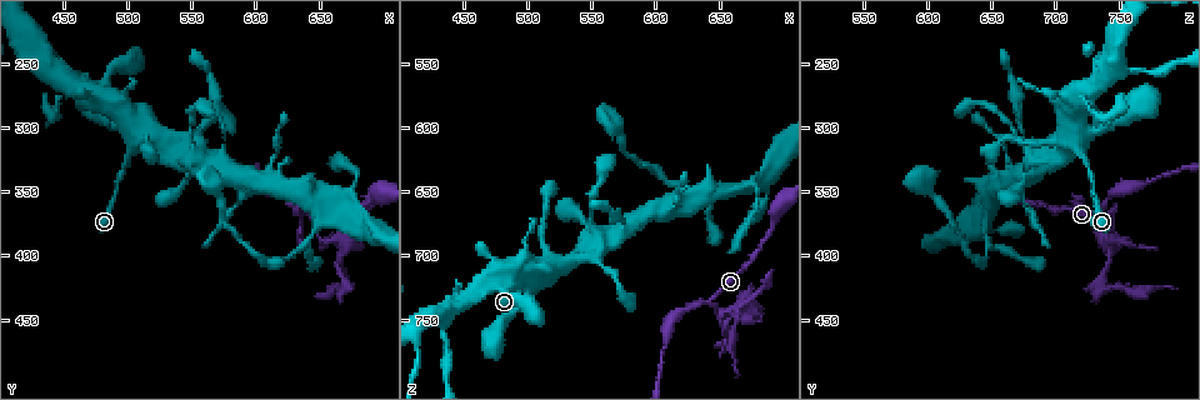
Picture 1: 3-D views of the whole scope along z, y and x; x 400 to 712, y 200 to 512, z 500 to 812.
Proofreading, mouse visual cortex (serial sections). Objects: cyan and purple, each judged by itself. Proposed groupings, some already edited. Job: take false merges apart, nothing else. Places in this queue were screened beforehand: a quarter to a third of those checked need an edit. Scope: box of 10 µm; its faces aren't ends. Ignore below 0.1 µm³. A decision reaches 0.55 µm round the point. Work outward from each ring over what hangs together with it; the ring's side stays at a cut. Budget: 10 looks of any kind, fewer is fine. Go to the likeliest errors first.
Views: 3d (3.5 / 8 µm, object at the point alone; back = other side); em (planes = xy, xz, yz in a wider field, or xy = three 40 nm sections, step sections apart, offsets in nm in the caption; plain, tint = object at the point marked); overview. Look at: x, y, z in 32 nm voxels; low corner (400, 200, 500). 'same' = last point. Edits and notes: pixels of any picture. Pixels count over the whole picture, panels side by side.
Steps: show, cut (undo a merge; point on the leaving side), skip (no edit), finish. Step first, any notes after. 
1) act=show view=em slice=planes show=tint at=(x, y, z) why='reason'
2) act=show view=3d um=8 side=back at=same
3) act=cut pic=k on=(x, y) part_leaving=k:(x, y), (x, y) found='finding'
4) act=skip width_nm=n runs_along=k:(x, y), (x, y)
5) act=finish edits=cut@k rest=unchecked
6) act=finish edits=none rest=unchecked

act=show view=3d um=3.5 at=(622, 352, 742) why='sharp bend'

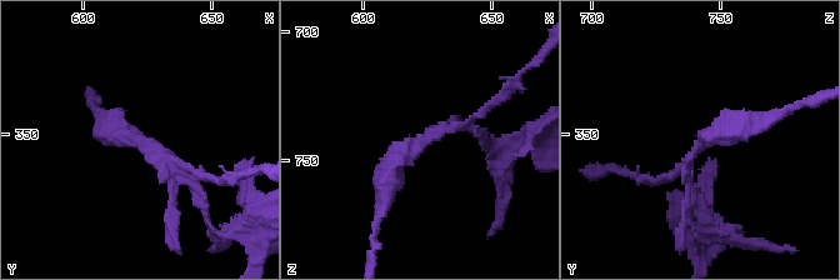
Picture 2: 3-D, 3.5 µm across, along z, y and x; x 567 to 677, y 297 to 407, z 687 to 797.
act=show view=em slice=xy step=5 show=tint at=(622, 352, 744) arm_widths_nm=150,300

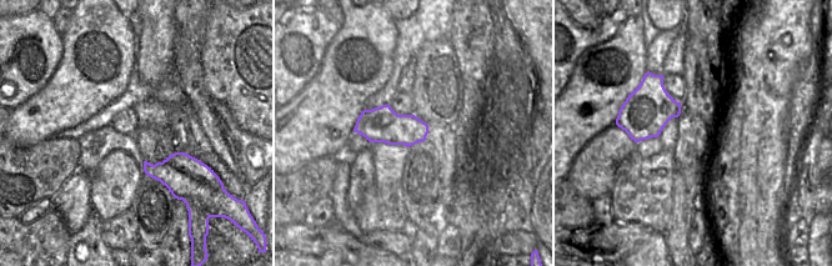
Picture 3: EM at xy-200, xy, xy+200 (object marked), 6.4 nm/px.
act=cut pic=2 on=(685, 210) part_leaving=2:(686, 175), (705, 244) found='two cells meet here'

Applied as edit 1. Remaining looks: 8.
act=show view=overview

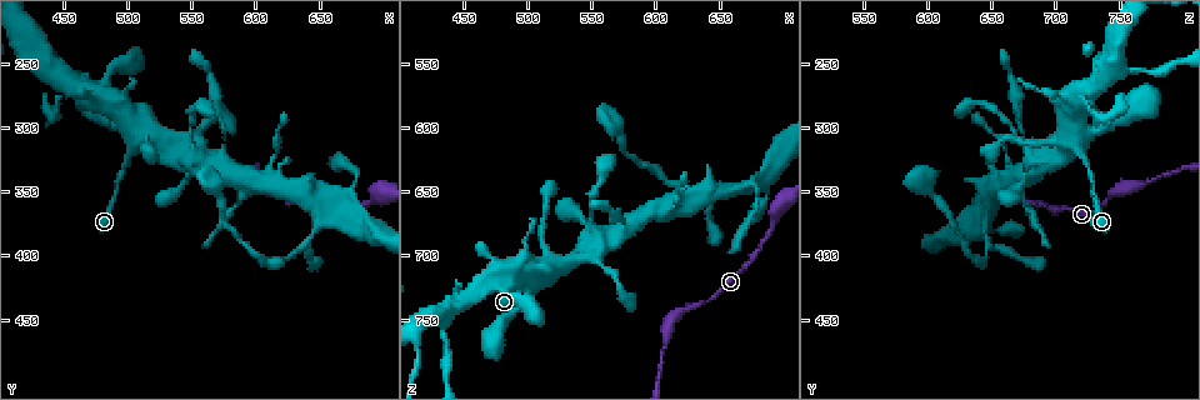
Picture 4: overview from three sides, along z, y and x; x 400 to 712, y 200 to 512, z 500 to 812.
act=show view=3d um=3.5 side=back at=(504, 308, 718) why='abrupt turn'

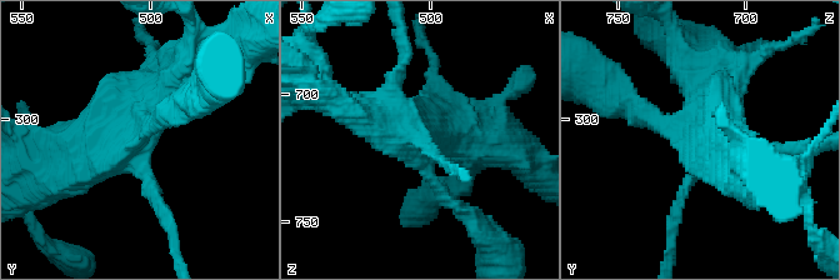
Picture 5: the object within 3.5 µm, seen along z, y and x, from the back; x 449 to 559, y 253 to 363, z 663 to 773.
act=show view=em slice=xy step=2 show=tint at=(505, 306, 717) why='need the tissue'

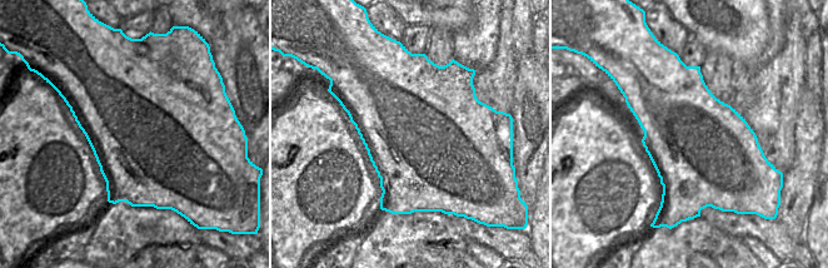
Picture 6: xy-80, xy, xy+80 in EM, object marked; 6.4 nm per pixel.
act=skip runs_along=5:(438, 159), (411, 134), (319, 91) found='continuous, no second cell'

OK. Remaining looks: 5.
act=show view=3d um=8 at=(632, 396, 646) why='narrows sharply'

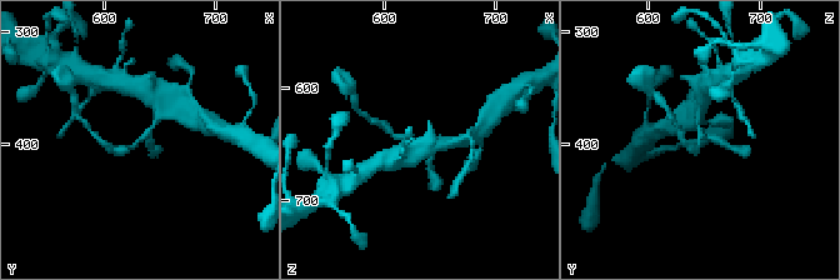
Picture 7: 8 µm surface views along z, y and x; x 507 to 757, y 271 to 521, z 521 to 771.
act=show view=em slice=xy step=1 show=tint at=same

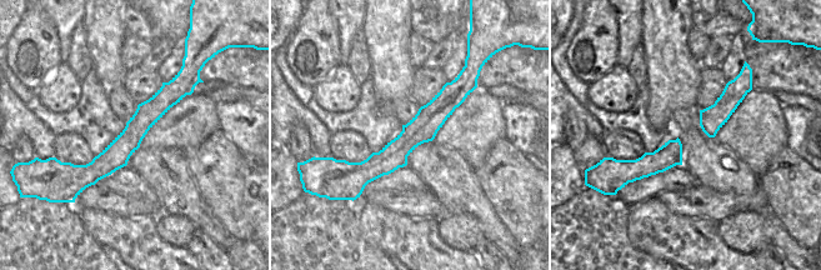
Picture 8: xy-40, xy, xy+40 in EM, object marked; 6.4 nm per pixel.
act=skip runs_along=8:(474, 84), (384, 163), (333, 164) found='continuous, no second cell'

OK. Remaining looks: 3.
act=show view=3d um=8 at=(434, 256, 754) why='thin arm on a thick one'

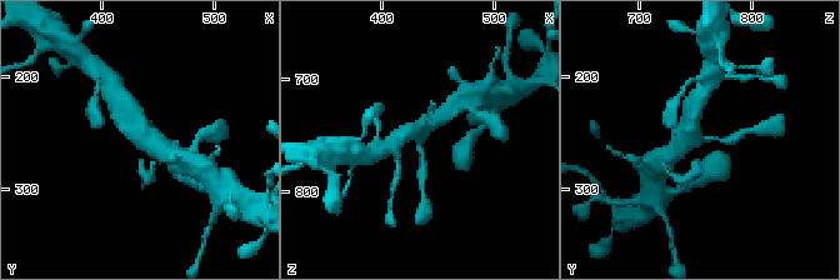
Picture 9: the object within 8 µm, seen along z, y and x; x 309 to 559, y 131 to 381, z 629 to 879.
act=show view=em slice=xy step=5 show=tint at=same arms=3 arm_widths_nm=150,500,500

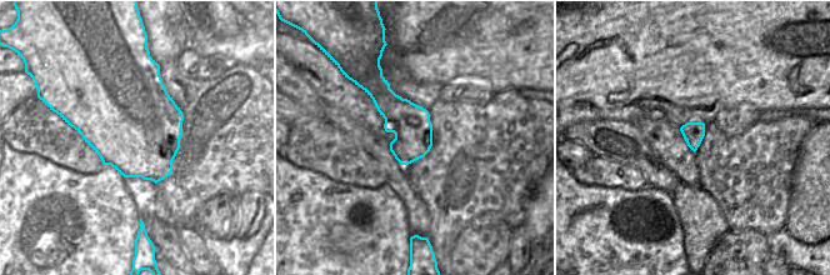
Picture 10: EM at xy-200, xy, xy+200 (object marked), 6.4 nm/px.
act=skip width_nm=260 runs_along=9:(166, 153), (133, 126), (124, 101) found='all the same cell'

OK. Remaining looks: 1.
act=finish edits=cut@2 rest=unchecked

